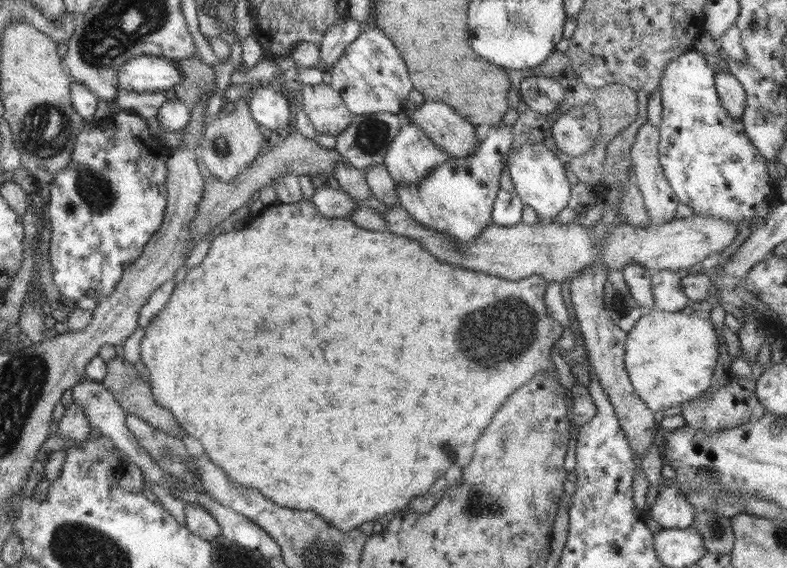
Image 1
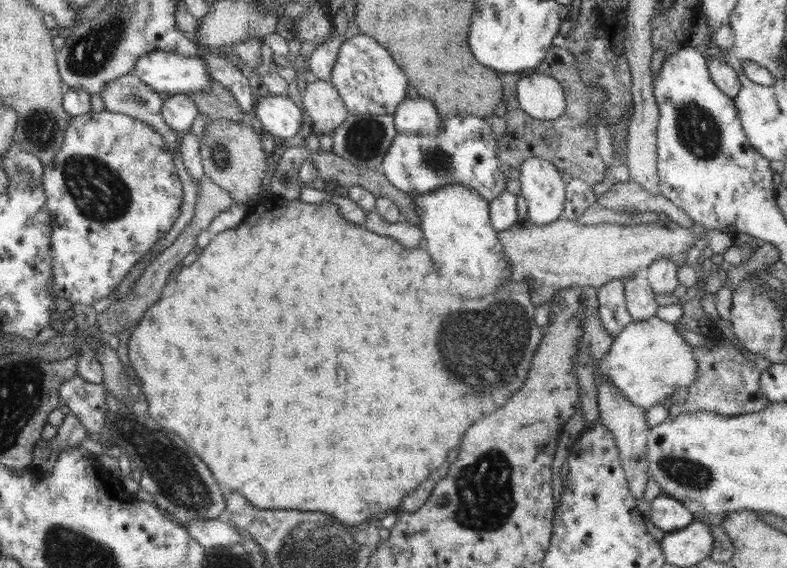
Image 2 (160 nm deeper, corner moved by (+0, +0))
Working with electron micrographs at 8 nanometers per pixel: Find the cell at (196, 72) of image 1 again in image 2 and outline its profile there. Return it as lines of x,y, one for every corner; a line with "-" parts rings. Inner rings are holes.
211,78
211,85
206,92
190,92
188,96
194,101
197,110
214,119
227,119
236,123
249,118
239,108
232,93
219,82

